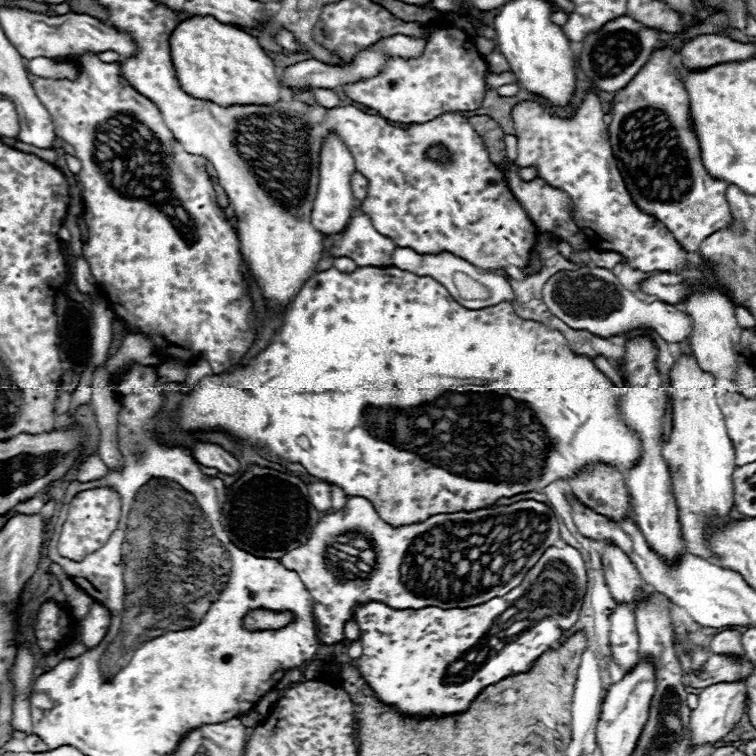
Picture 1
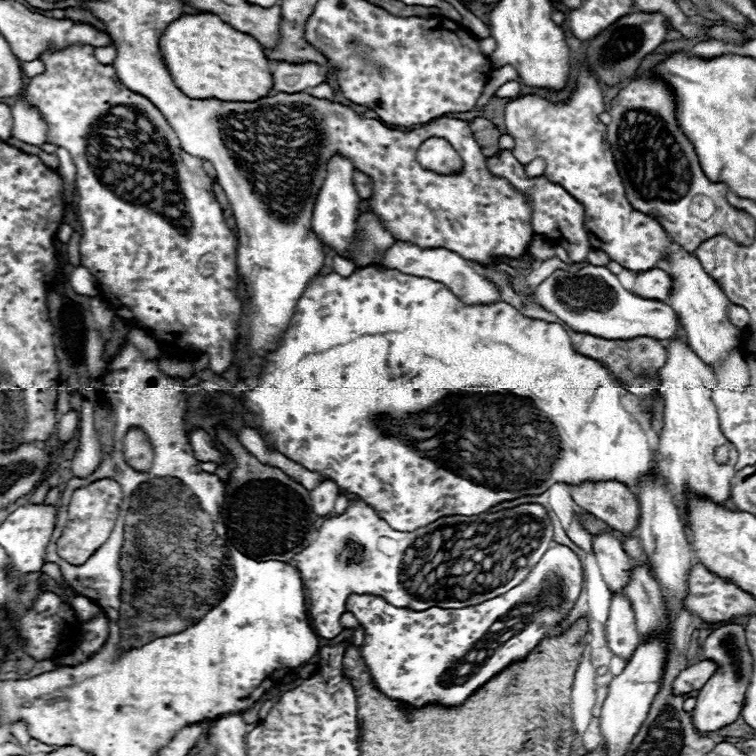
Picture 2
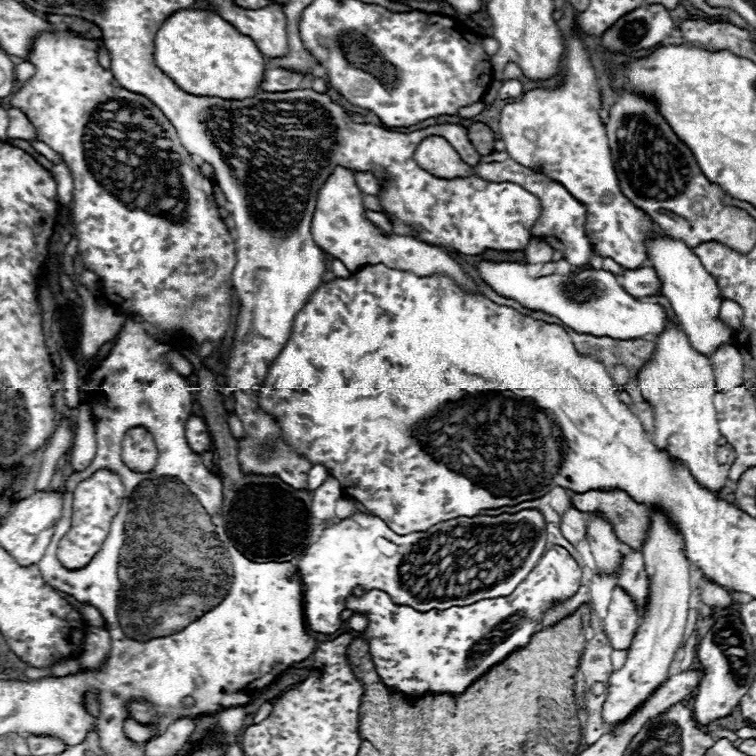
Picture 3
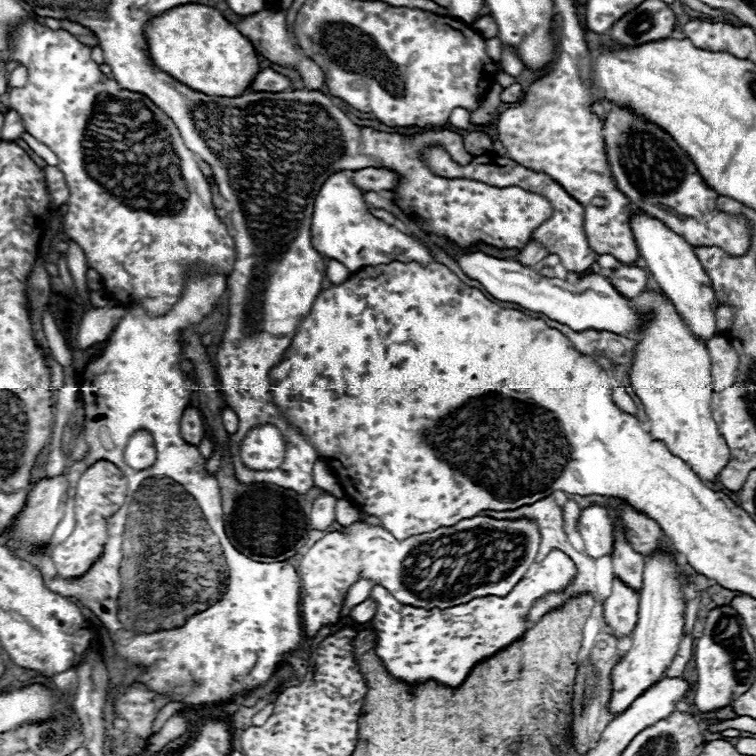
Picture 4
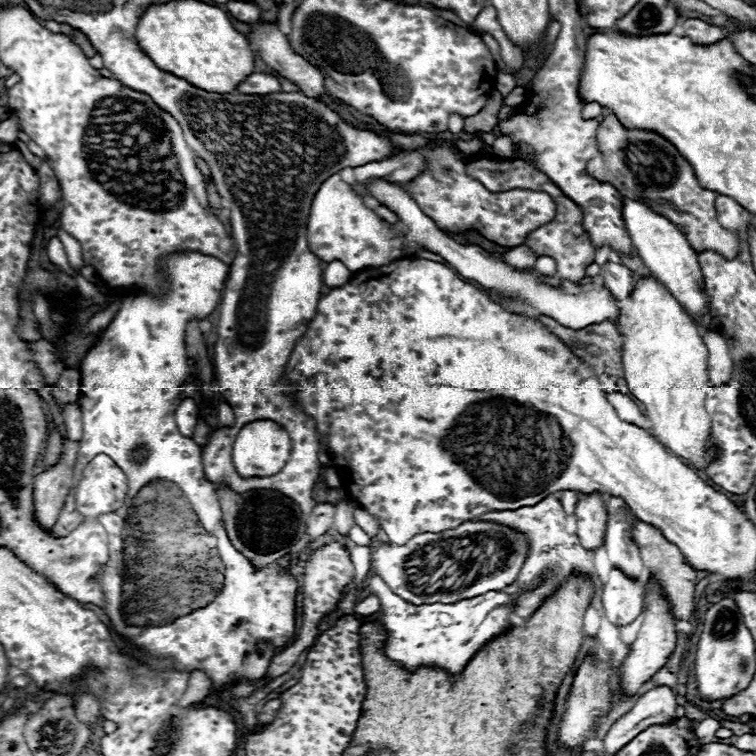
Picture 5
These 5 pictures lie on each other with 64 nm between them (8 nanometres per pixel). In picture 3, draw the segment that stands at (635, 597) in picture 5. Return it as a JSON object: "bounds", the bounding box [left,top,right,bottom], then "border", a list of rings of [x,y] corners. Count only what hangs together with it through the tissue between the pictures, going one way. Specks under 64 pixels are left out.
{"bounds":[604,586,640,650],"border":[[[616,586],[612,600],[608,604],[608,614],[604,618],[604,630],[610,638],[612,648],[616,650],[628,648],[638,630],[638,622],[640,616],[638,616],[636,602],[628,592]]]}

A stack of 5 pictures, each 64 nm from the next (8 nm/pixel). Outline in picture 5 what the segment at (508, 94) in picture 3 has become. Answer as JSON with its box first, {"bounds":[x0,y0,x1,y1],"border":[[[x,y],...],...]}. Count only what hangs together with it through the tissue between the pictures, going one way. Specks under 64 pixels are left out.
{"bounds":[504,86,526,106],"border":[[[516,86],[516,88],[510,92],[510,96],[504,100],[504,104],[508,104],[508,106],[522,106],[524,102],[526,102],[526,90],[520,88],[520,86]]]}

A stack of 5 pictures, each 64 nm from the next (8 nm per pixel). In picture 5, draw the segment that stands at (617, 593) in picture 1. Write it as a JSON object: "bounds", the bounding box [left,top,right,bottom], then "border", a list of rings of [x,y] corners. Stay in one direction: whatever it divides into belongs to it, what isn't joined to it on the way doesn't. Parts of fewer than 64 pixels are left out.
{"bounds":[576,492,606,548],"border":[[[600,492],[582,494],[582,498],[576,502],[576,526],[578,526],[578,538],[584,548],[598,548],[604,540],[606,530],[606,506],[602,502]]]}

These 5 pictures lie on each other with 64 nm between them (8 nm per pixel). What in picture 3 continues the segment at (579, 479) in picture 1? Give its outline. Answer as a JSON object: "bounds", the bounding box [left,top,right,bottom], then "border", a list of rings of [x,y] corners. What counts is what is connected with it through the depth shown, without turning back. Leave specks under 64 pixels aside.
{"bounds":[572,490,650,550],"border":[[[590,490],[572,494],[572,504],[582,512],[602,512],[612,524],[616,536],[634,550],[640,550],[650,530],[650,512],[644,504],[636,504],[622,490]]]}

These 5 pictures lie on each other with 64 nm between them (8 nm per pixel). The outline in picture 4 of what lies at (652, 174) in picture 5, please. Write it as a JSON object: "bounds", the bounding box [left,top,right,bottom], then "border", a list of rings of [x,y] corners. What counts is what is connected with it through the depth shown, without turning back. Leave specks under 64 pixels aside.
{"bounds":[602,108,750,256],"border":[[[614,108],[606,116],[602,136],[604,136],[608,166],[610,166],[614,182],[616,182],[616,188],[634,206],[640,206],[646,212],[650,212],[652,216],[660,218],[666,226],[670,226],[676,234],[680,234],[694,248],[698,248],[698,246],[720,246],[726,254],[732,254],[732,256],[746,254],[746,250],[750,246],[750,228],[748,228],[746,220],[744,218],[730,218],[716,208],[716,198],[720,194],[704,184],[694,162],[664,130],[660,130],[658,126],[654,126],[650,122],[644,122],[642,118],[636,118],[628,110]]]}

